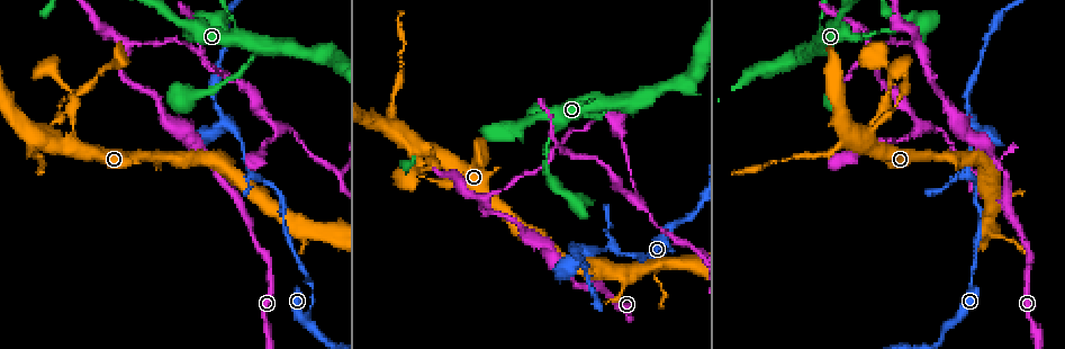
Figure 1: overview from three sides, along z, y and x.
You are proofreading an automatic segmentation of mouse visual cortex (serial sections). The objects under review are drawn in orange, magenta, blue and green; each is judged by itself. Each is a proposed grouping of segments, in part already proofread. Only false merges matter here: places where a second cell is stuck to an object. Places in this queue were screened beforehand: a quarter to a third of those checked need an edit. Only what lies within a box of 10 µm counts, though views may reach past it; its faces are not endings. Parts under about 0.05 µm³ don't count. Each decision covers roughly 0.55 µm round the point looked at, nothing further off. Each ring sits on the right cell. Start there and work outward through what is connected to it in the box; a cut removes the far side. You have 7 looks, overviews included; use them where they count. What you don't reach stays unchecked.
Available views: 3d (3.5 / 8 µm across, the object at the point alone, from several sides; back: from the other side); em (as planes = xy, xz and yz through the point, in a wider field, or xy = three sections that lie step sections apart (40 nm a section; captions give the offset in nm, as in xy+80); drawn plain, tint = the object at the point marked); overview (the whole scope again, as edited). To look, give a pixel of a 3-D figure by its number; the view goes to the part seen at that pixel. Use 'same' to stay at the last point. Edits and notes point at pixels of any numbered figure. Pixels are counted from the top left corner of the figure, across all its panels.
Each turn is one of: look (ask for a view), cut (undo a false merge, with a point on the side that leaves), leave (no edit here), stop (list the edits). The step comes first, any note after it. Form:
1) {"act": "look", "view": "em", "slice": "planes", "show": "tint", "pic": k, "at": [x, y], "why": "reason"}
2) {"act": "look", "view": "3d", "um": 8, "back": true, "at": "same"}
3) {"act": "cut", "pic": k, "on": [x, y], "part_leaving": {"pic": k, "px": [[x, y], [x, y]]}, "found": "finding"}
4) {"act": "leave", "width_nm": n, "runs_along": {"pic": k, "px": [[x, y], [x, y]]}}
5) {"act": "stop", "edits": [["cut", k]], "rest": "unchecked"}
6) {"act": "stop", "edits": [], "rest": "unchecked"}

{"act": "look", "view": "3d", "um": 3.5, "pic": 1, "at": [417, 145], "why": "sharp bend"}

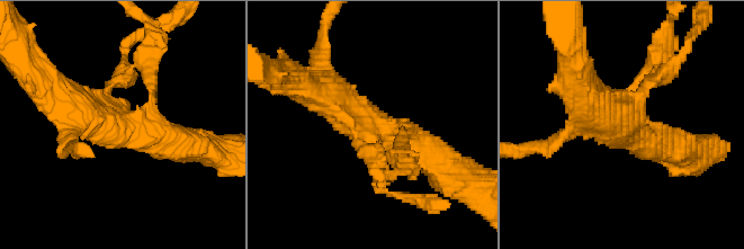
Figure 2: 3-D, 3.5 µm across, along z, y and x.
{"act": "look", "view": "em", "slice": "xy", "step": 2, "show": "tint", "pic": 2, "at": [375, 129], "arms": 4, "arm_widths_nm": [150, 150, 500, 500], "why": "need the tissue"}

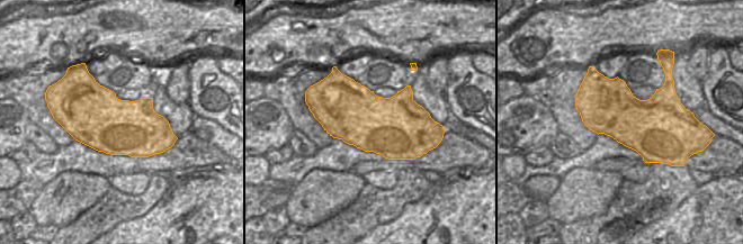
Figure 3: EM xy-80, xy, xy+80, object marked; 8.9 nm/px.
{"act": "leave", "runs_along": {"pic": 2, "px": [[436, 163], [315, 88]]}, "found": "all the same cell"}

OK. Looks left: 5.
{"act": "look", "view": "3d", "um": 3.5, "pic": 1, "at": [258, 46], "why": "side arm on a straight run"}

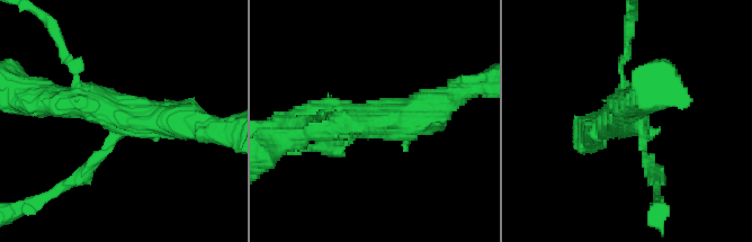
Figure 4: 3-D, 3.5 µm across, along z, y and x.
{"act": "look", "view": "em", "slice": "xy", "step": 3, "show": "tint", "pic": 4, "at": [630, 120], "arms": 3, "arm_widths_nm": [150, 450, 450], "why": "shape alone is not enough"}

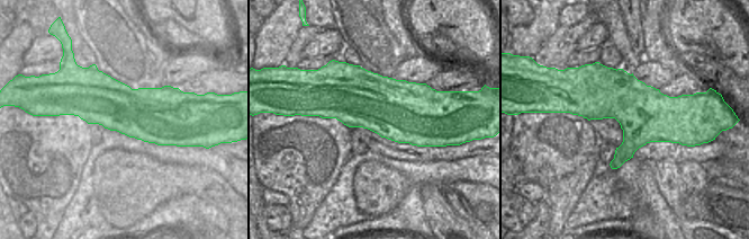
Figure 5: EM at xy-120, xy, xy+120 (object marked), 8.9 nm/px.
{"act": "look", "view": "em", "slice": "xy", "step": 5, "show": "tint", "at": "same"}

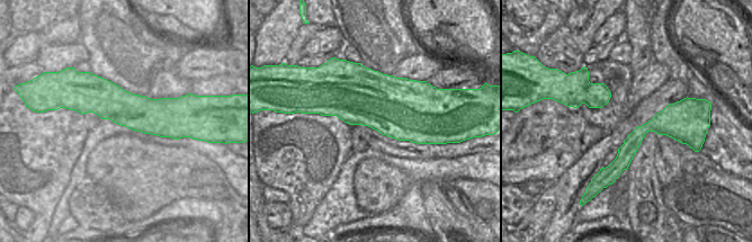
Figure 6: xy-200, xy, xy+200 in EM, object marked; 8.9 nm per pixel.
{"act": "leave", "found": "all the same cell"}

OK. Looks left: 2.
{"act": "look", "view": "em", "slice": "xy", "step": 3, "show": "tint", "pic": 1, "at": [128, 47], "why": "arms part here"}

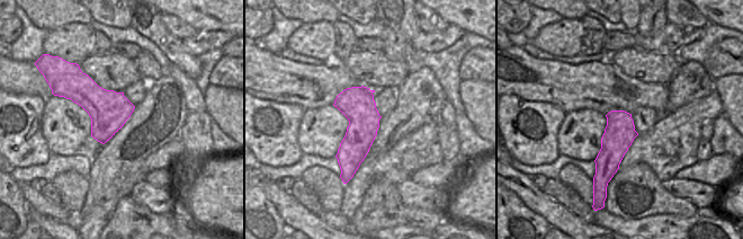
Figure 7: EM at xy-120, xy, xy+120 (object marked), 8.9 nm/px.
{"act": "look", "view": "3d", "um": 3.5, "at": "same"}

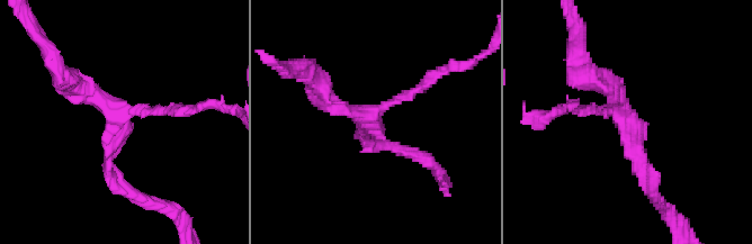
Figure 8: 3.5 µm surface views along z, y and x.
{"act": "leave", "arm_widths_nm": [150, 150, 250], "runs_along": {"pic": 7, "px": [[364, 89], [361, 132], [348, 176]]}, "found": "continuous, no second cell"}

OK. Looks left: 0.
{"act": "stop", "edits": [], "rest": "unchecked"}

